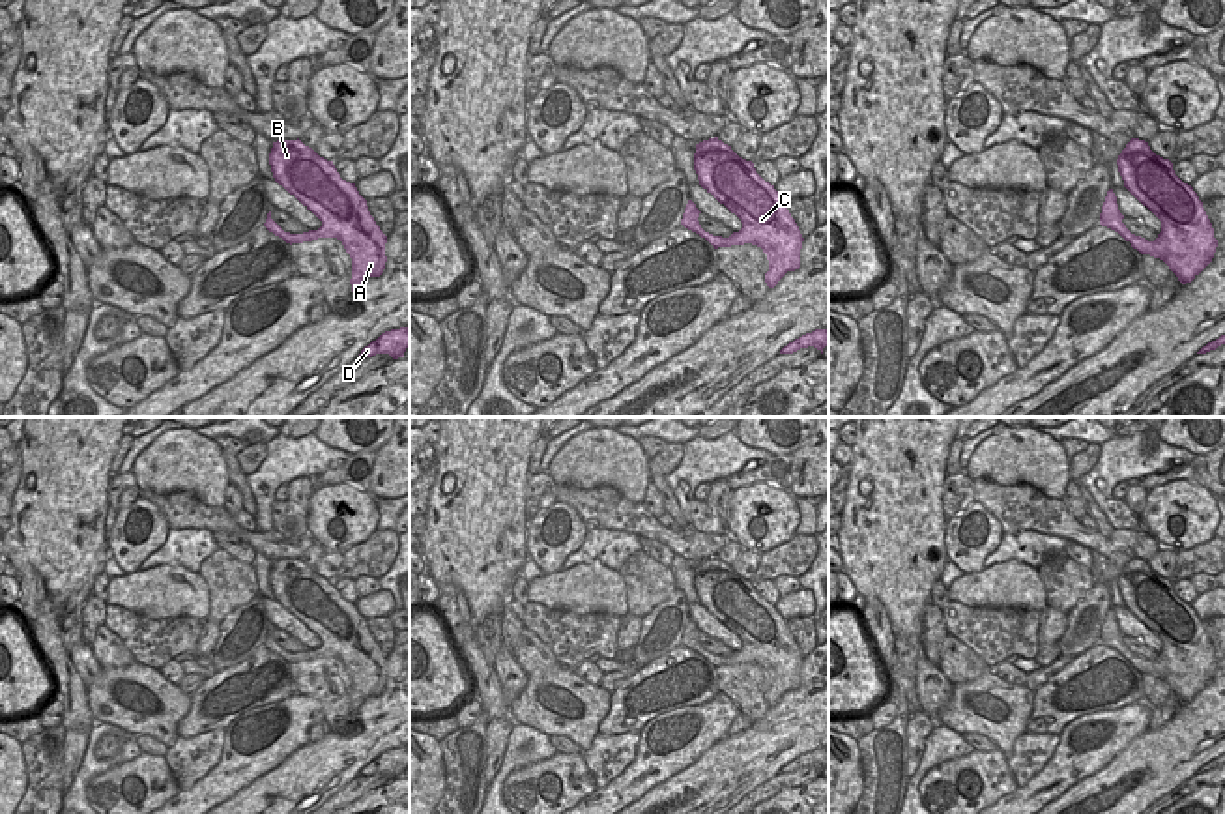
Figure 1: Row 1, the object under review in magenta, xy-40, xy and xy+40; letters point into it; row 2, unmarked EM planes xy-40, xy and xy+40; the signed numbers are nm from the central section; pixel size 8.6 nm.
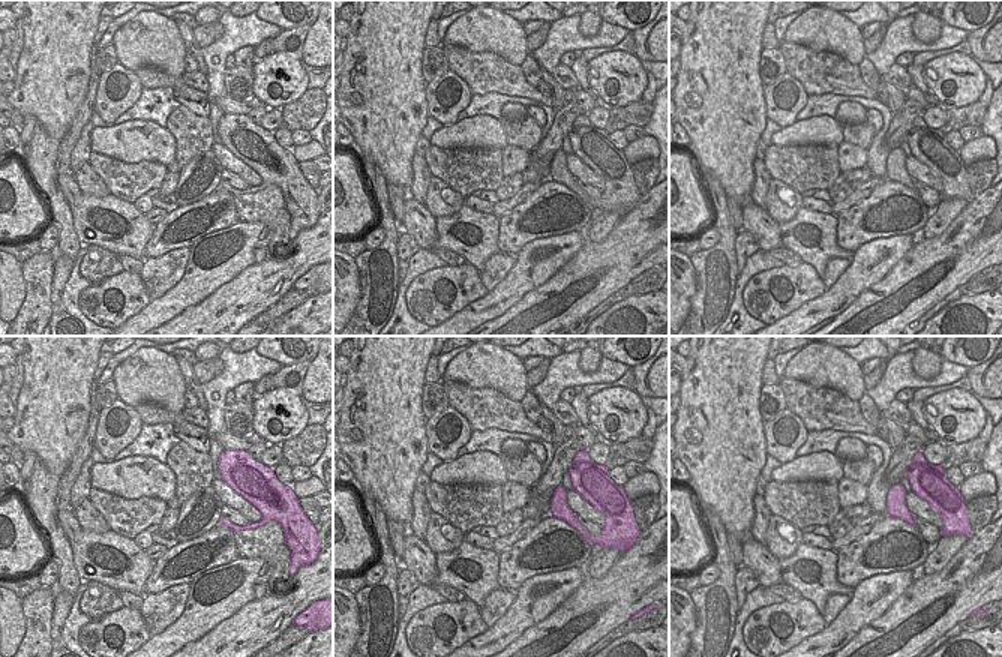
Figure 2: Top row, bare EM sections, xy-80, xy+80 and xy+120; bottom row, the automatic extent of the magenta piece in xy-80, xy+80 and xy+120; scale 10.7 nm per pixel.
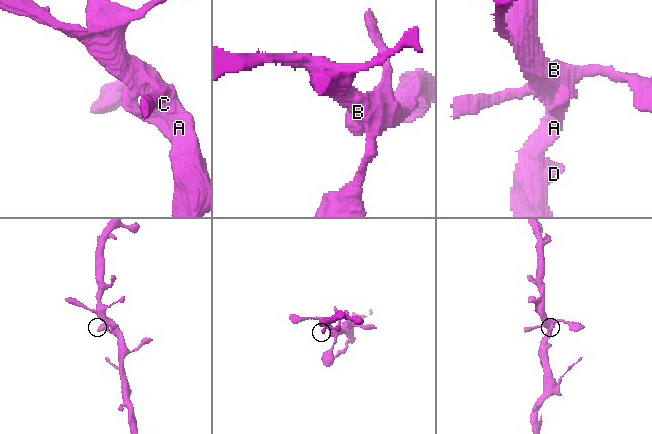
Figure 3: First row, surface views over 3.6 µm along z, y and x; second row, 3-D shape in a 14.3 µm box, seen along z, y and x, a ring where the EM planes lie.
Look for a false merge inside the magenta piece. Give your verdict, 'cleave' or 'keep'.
keep

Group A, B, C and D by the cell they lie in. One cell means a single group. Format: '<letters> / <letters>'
A B C D

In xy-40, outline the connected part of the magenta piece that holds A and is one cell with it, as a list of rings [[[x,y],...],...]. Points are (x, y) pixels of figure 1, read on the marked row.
[[[297,138],[273,142],[269,165],[275,182],[322,221],[318,230],[290,234],[269,211],[264,223],[269,232],[290,245],[318,238],[340,240],[352,258],[353,294],[368,277],[383,273],[387,236],[376,225],[355,183],[342,180],[333,161],[320,157]]]

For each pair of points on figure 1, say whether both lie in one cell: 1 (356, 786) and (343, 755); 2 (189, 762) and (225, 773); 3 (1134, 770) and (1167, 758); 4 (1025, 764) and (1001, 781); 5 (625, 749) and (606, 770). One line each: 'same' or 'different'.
1: different
2: different
3: same
4: different
5: same

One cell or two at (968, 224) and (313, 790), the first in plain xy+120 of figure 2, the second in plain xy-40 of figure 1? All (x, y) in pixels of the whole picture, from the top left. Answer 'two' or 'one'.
one

